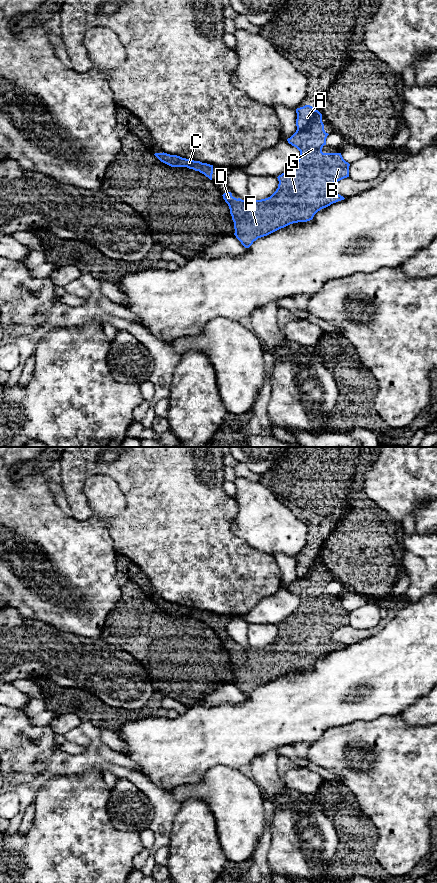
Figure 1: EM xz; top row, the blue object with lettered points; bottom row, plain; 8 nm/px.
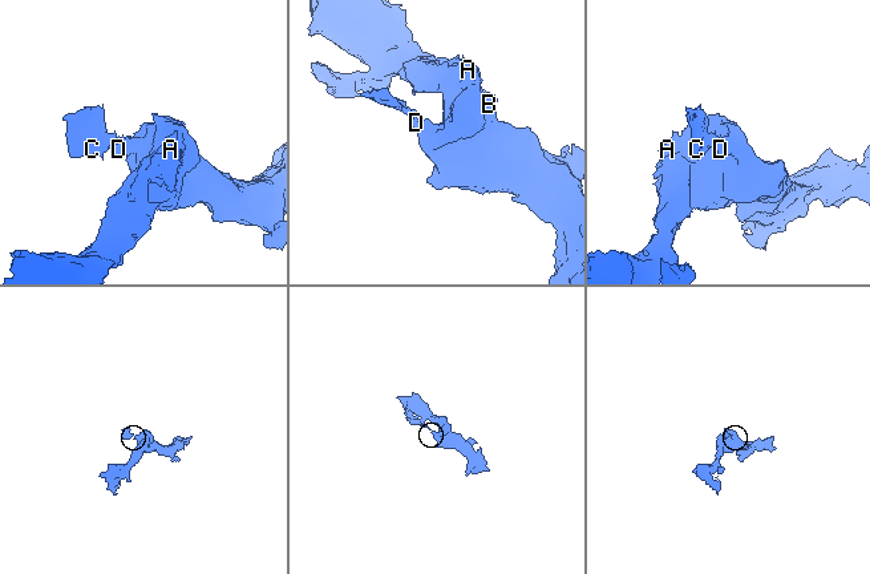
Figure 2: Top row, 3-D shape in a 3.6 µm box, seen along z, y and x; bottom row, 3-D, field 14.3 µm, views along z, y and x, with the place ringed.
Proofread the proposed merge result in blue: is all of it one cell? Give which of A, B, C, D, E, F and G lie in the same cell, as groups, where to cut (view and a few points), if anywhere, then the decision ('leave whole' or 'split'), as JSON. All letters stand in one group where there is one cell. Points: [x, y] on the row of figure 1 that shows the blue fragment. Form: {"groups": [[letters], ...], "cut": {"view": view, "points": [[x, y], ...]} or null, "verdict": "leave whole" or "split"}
{"groups": [["A", "B", "C", "D", "E", "F", "G"]], "cut": null, "verdict": "leave whole"}

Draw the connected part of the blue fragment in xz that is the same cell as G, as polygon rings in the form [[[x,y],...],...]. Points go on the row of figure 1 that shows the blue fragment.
[[[310,105],[296,109],[296,132],[287,139],[288,143],[300,151],[298,161],[287,171],[279,175],[278,188],[268,198],[261,200],[242,200],[224,193],[223,199],[228,204],[234,222],[234,235],[245,248],[249,248],[258,238],[267,236],[281,228],[298,222],[307,222],[323,208],[345,198],[332,190],[334,183],[349,177],[349,166],[341,153],[323,153],[329,135],[324,130],[322,114]]]

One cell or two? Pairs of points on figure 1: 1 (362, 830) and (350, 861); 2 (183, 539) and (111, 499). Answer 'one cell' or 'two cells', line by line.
1: one cell
2: two cells

